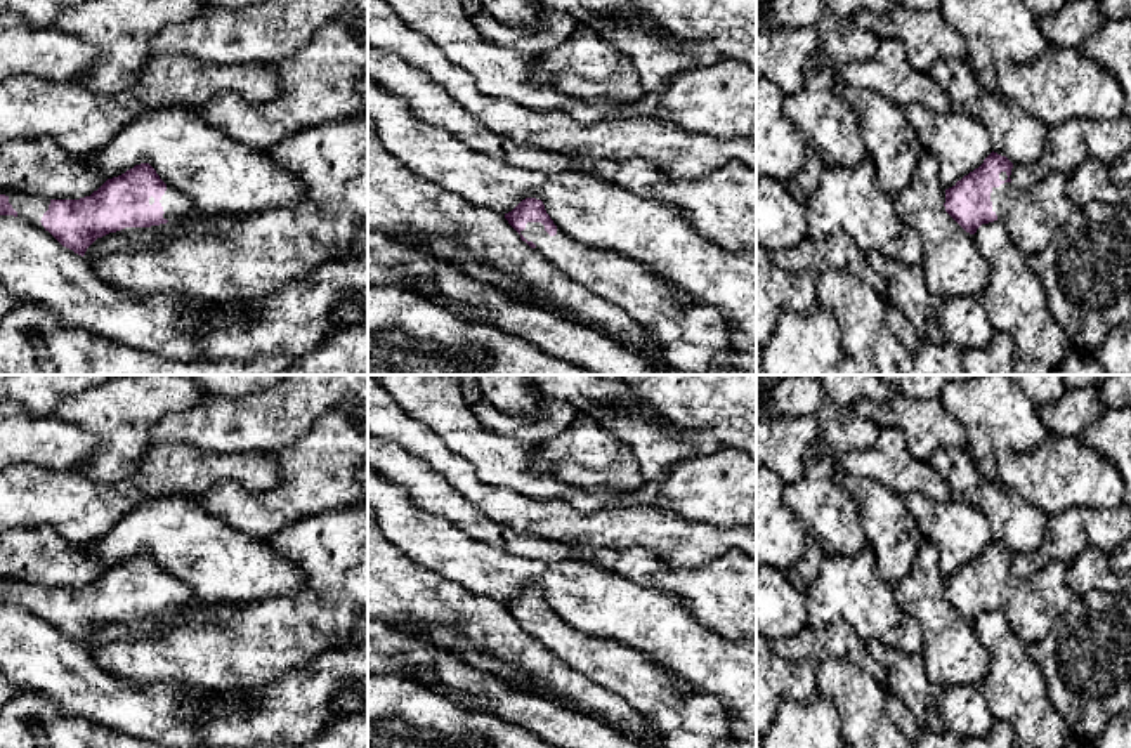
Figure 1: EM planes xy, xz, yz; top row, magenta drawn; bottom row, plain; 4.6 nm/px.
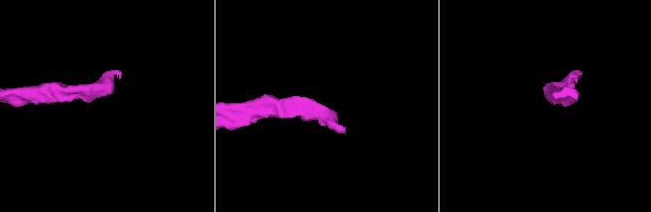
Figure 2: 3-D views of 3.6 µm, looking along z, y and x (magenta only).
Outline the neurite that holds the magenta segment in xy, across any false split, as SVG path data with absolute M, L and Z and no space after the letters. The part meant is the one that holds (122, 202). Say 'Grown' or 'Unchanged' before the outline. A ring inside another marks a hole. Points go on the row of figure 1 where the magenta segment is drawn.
Grown. M149 163L108 179L80 200L43 200L0 191L0 215L40 222L62 246L82 257L97 238L109 233L160 226L193 213L193 201L167 186Z

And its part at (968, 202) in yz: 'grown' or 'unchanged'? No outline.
grown

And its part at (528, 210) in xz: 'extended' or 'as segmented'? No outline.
extended

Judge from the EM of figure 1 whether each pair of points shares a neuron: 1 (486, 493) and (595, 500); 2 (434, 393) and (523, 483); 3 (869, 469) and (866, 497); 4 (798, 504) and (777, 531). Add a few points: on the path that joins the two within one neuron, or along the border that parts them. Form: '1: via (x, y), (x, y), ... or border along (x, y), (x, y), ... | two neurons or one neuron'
1: border along (491, 483), (529, 497), (562, 498), (569, 505) | two neurons
2: via (453, 415), (500, 460) | one neuron
3: border along (836, 465), (850, 474), (875, 479), (904, 497) | two neurons
4: border along (784, 485), (783, 505), (807, 531) | two neurons

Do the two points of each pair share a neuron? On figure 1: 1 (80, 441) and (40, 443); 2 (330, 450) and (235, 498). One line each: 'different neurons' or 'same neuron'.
1: same neuron
2: same neuron

